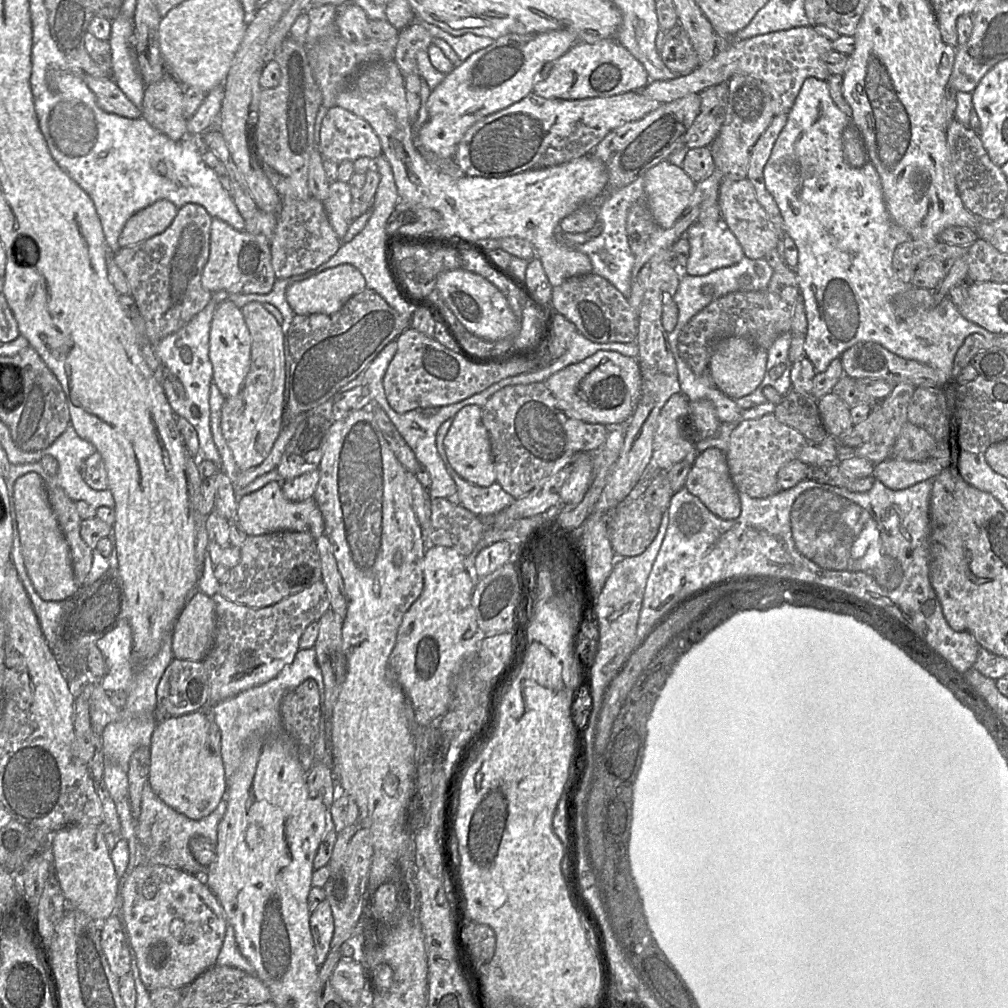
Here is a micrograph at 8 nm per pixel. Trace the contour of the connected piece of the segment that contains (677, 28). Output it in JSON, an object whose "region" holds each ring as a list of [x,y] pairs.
{"region":[[[679,23],[667,31],[660,56],[669,69],[682,75],[700,65],[690,38]]]}

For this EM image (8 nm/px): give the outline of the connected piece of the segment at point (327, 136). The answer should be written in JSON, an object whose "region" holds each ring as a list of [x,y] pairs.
{"region":[[[338,106],[330,108],[322,120],[320,129],[319,150],[323,159],[329,159],[337,163],[343,161],[356,161],[361,157],[376,160],[382,154],[380,139],[363,118]]]}

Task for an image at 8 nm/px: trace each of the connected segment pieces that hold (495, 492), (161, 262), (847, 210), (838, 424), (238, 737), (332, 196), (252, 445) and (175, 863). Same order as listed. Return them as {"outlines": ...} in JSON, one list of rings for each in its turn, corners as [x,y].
{"outlines":[[[[453,418],[445,421],[439,427],[436,436],[436,446],[447,472],[456,484],[461,505],[478,517],[499,513],[516,499],[504,491],[497,482],[489,487],[479,487],[464,480],[451,467],[444,449],[444,438],[452,422]]],[[[196,203],[178,209],[170,226],[139,244],[120,247],[113,253],[125,274],[130,294],[135,299],[146,327],[147,338],[155,346],[162,339],[184,327],[210,302],[212,294],[201,285],[201,277],[210,253],[212,216]]],[[[808,77],[803,82],[793,106],[787,113],[787,122],[774,143],[771,155],[763,171],[766,189],[775,200],[784,221],[784,235],[789,236],[798,249],[798,263],[795,267],[795,272],[803,297],[807,320],[807,333],[803,345],[806,357],[814,366],[816,373],[821,373],[828,368],[832,360],[840,357],[845,350],[854,344],[858,342],[876,342],[904,359],[915,360],[927,364],[949,376],[952,372],[953,359],[956,352],[961,347],[966,337],[975,333],[981,334],[986,338],[1003,334],[991,333],[985,328],[967,320],[949,298],[944,298],[940,304],[929,309],[903,307],[894,303],[894,297],[896,295],[905,292],[912,286],[910,282],[903,282],[899,279],[892,266],[893,254],[896,247],[902,242],[909,240],[911,236],[902,226],[897,224],[889,214],[883,195],[881,179],[874,164],[868,160],[861,167],[853,167],[844,159],[842,132],[851,122],[851,118],[841,111],[833,101],[827,81],[815,77]]],[[[828,393],[817,400],[817,406],[823,426],[830,436],[840,437],[854,425],[850,408],[838,396]]],[[[314,647],[300,649],[293,662],[286,665],[275,678],[266,684],[246,690],[214,705],[214,708],[211,710],[211,715],[221,735],[221,757],[225,769],[225,777],[231,776],[236,770],[243,748],[248,745],[249,742],[269,740],[262,739],[261,735],[267,733],[274,727],[282,726],[279,706],[283,696],[290,690],[301,685],[307,679],[312,679],[316,682],[324,713],[324,681],[321,669],[317,663]]],[[[348,182],[330,183],[329,197],[324,208],[329,222],[339,239],[343,239],[351,224],[351,203],[353,201]]],[[[250,302],[240,310],[251,336],[250,369],[240,391],[235,396],[225,399],[220,426],[236,466],[244,471],[260,465],[267,458],[283,426],[285,356],[284,334],[276,318],[259,302]]],[[[147,783],[142,791],[140,816],[137,821],[134,820],[135,833],[142,846],[141,863],[170,866],[195,876],[201,876],[205,868],[191,854],[189,841],[194,836],[203,836],[216,845],[218,825],[226,808],[227,803],[223,799],[211,814],[200,820],[193,820],[165,804]]]]}

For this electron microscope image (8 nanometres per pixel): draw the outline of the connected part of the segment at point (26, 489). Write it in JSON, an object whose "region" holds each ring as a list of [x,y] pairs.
{"region":[[[35,472],[26,473],[15,481],[13,496],[21,552],[35,591],[45,601],[71,597],[80,585],[75,579],[68,543],[48,500],[45,482]]]}

